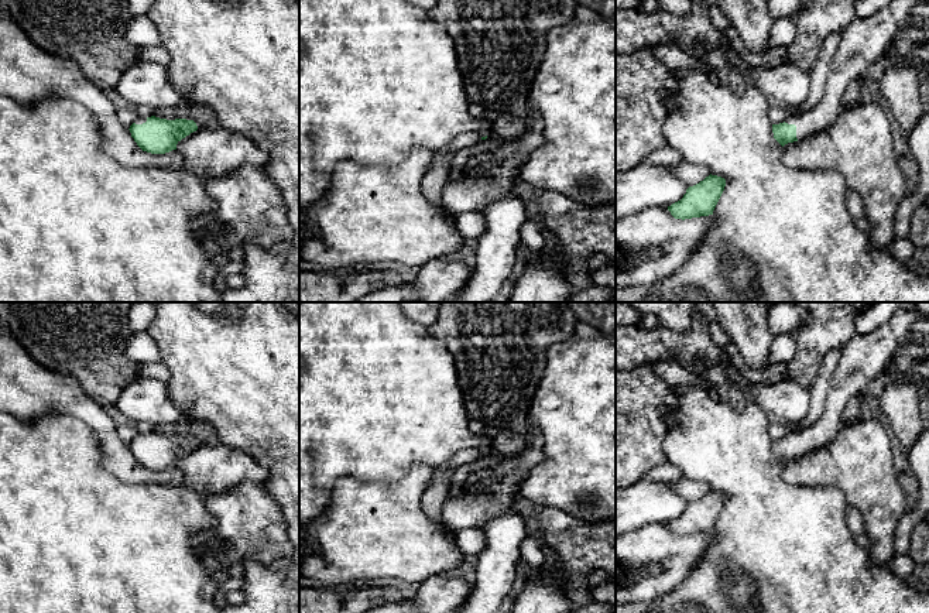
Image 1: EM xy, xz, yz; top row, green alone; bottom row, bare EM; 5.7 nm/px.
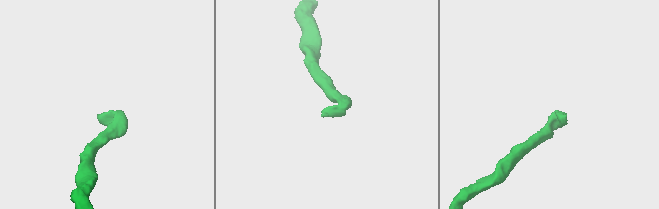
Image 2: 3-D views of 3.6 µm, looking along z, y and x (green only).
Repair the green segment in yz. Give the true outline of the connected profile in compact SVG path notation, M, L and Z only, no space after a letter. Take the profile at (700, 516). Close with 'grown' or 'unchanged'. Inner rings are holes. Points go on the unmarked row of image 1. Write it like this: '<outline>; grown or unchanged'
M710 490L699 500L689 503L683 514L668 523L668 527L675 535L682 537L713 531L724 503L724 494Z; unchanged

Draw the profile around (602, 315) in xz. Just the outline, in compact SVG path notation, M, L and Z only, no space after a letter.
M568 302L577 321L596 328L600 333L616 335L616 302Z

